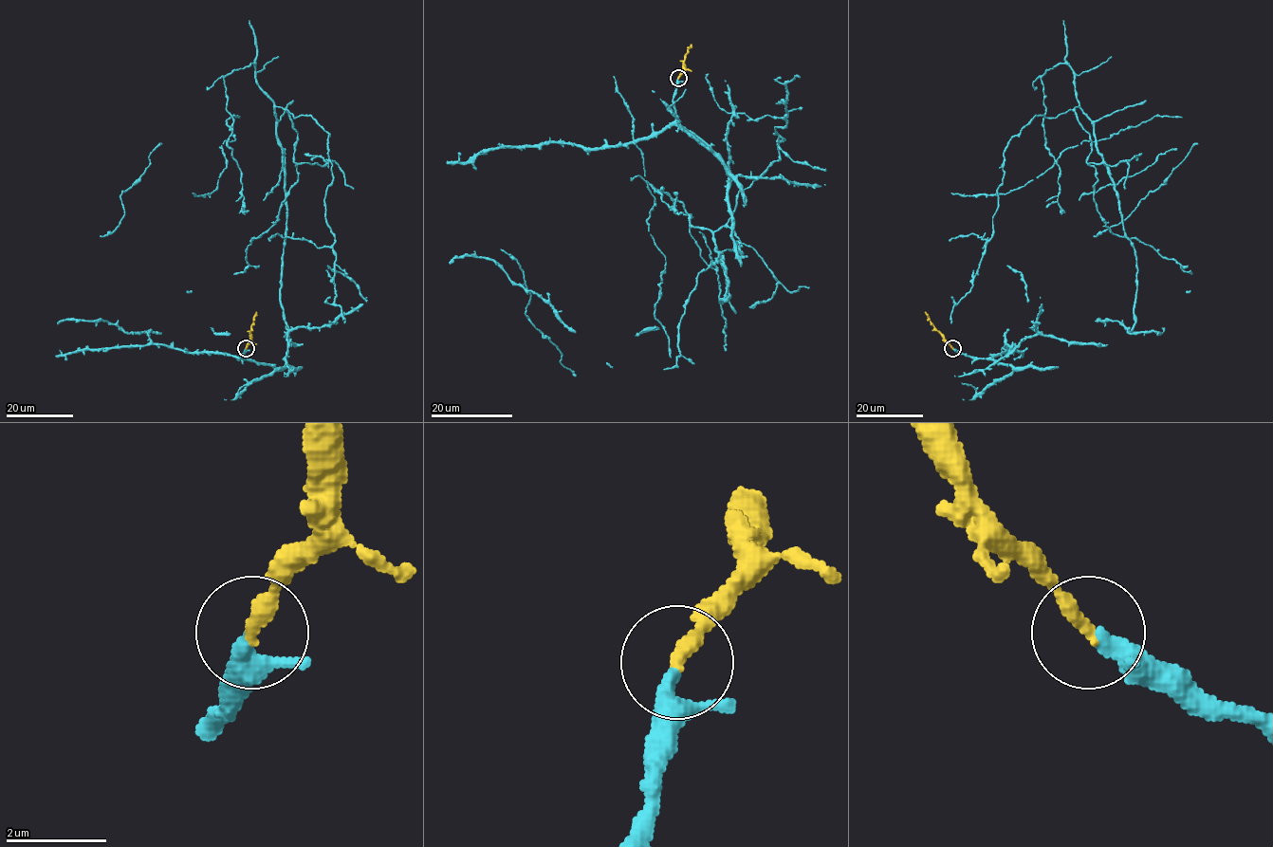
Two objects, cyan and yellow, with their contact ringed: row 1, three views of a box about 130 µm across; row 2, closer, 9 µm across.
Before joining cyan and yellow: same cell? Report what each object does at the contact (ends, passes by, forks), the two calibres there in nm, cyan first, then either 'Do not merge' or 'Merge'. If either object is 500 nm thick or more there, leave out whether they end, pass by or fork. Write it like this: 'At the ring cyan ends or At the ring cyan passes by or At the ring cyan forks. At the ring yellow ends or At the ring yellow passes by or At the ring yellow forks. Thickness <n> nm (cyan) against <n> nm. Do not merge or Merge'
At the ring cyan ends. At the ring yellow ends. Thickness 360 nm (cyan) against 320 nm. Merge

